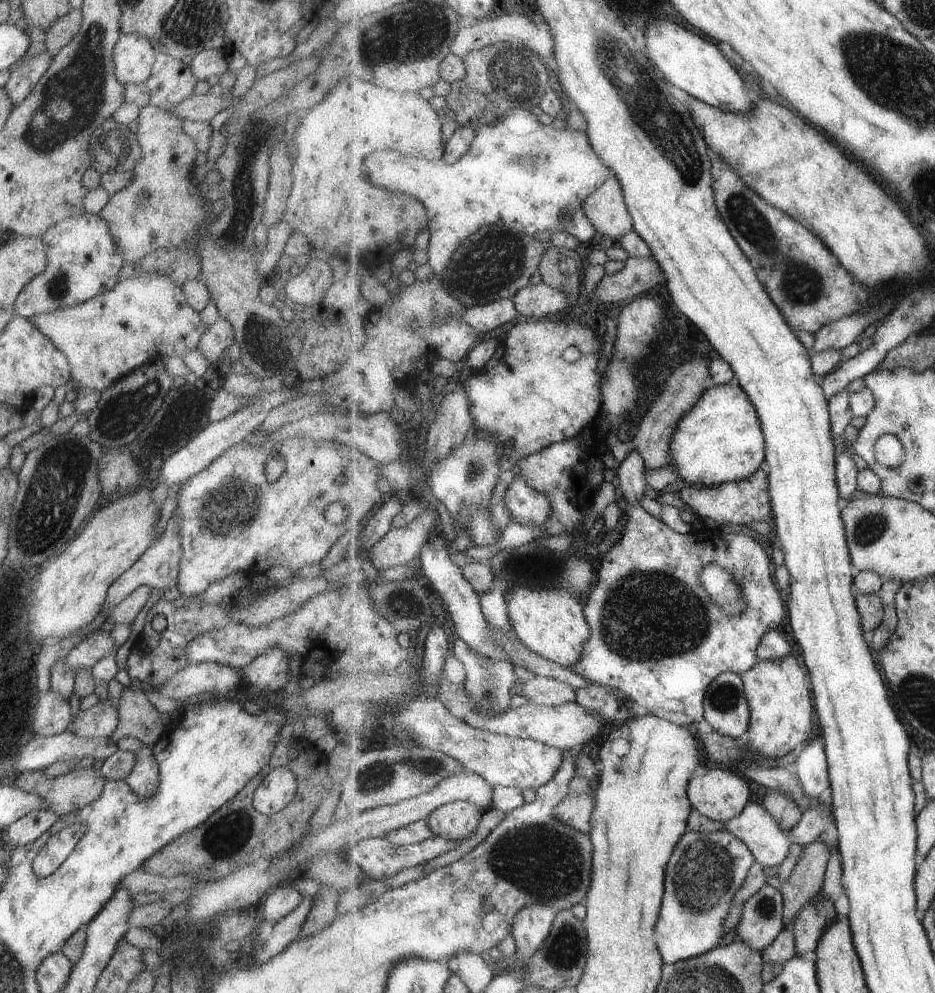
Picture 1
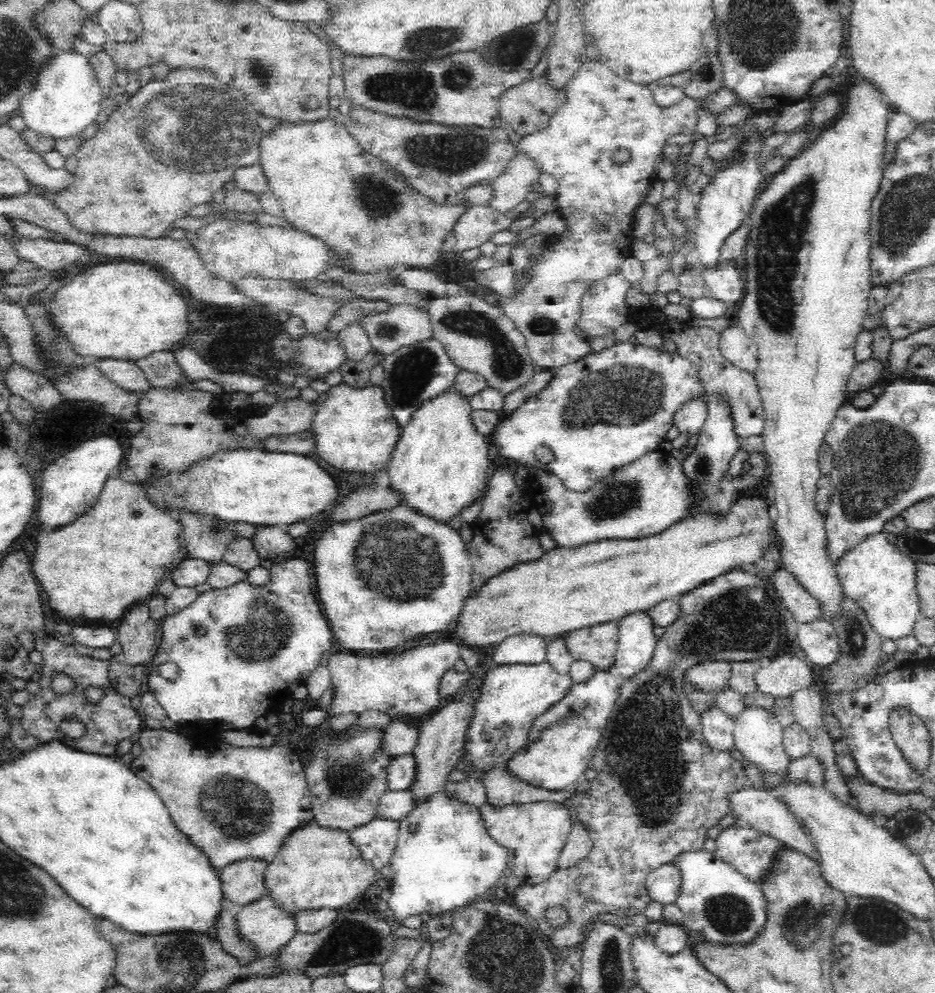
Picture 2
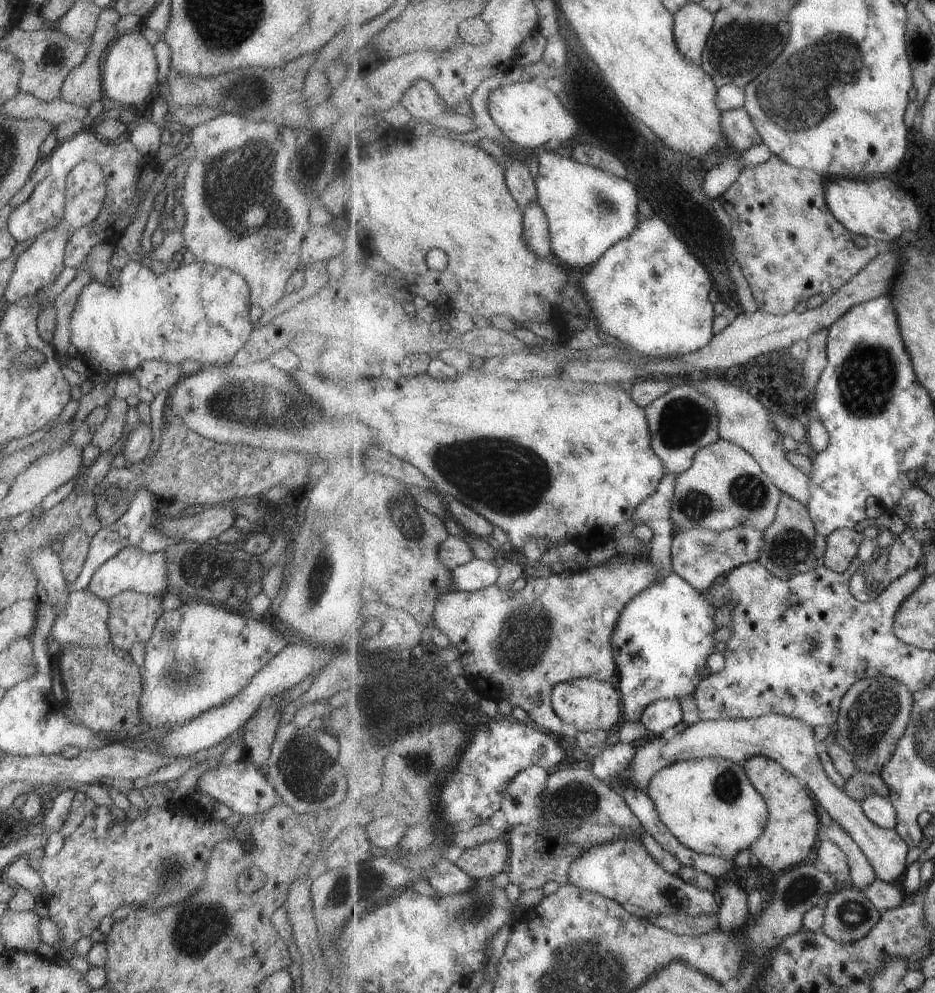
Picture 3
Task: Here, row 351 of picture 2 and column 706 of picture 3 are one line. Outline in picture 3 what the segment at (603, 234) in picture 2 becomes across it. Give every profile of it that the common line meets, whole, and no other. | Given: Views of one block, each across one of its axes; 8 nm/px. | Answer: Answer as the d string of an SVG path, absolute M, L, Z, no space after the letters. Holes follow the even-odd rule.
M739 526L727 530L714 531L694 528L676 531L672 544L673 570L701 592L710 590L718 577L726 576L738 566L759 561L765 544L764 532L753 526Z

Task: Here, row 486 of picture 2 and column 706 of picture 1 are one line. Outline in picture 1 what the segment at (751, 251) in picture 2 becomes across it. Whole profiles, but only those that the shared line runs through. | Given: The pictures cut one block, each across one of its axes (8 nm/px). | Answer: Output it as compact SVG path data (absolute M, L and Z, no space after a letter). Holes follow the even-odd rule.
M720 767L708 770L702 777L692 778L688 795L701 814L728 823L743 814L751 800L751 788L746 777Z

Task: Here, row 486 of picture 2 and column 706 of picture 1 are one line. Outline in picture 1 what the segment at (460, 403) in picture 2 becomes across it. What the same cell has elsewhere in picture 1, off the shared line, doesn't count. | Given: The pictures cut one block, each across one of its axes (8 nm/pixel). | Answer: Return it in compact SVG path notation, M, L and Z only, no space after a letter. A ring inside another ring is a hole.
M738 384L712 385L692 411L683 417L672 438L673 464L678 475L687 484L714 487L728 482L739 482L755 474L766 461L766 436L762 429L760 414L743 387Z

